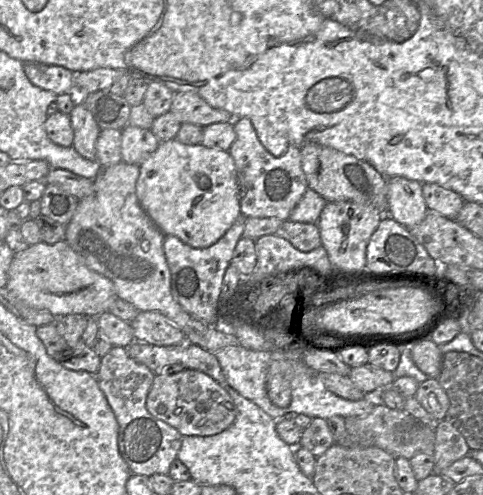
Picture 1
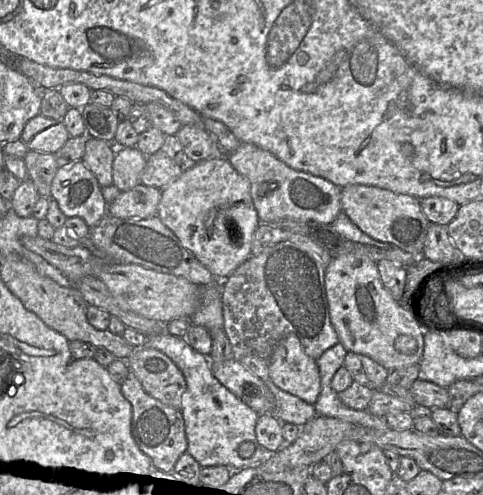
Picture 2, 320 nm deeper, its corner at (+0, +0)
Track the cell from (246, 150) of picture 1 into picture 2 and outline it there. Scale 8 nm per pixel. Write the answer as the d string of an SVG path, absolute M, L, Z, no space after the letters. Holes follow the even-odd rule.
M241 143L227 158L236 171L249 180L261 224L279 223L284 219L332 224L342 212L342 188L325 178L288 166L267 150L251 143Z

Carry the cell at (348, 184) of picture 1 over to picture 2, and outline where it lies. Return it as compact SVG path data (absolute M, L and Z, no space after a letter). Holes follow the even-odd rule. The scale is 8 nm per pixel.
M352 184L340 188L342 188L342 212L364 233L375 240L396 245L403 250L419 255L419 257L424 257L423 250L431 222L423 213L420 199L362 184Z

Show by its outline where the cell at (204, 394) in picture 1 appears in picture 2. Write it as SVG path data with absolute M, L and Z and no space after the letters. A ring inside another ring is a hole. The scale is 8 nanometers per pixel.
M150 346L135 347L125 362L149 395L171 408L181 409L186 380L168 356Z

